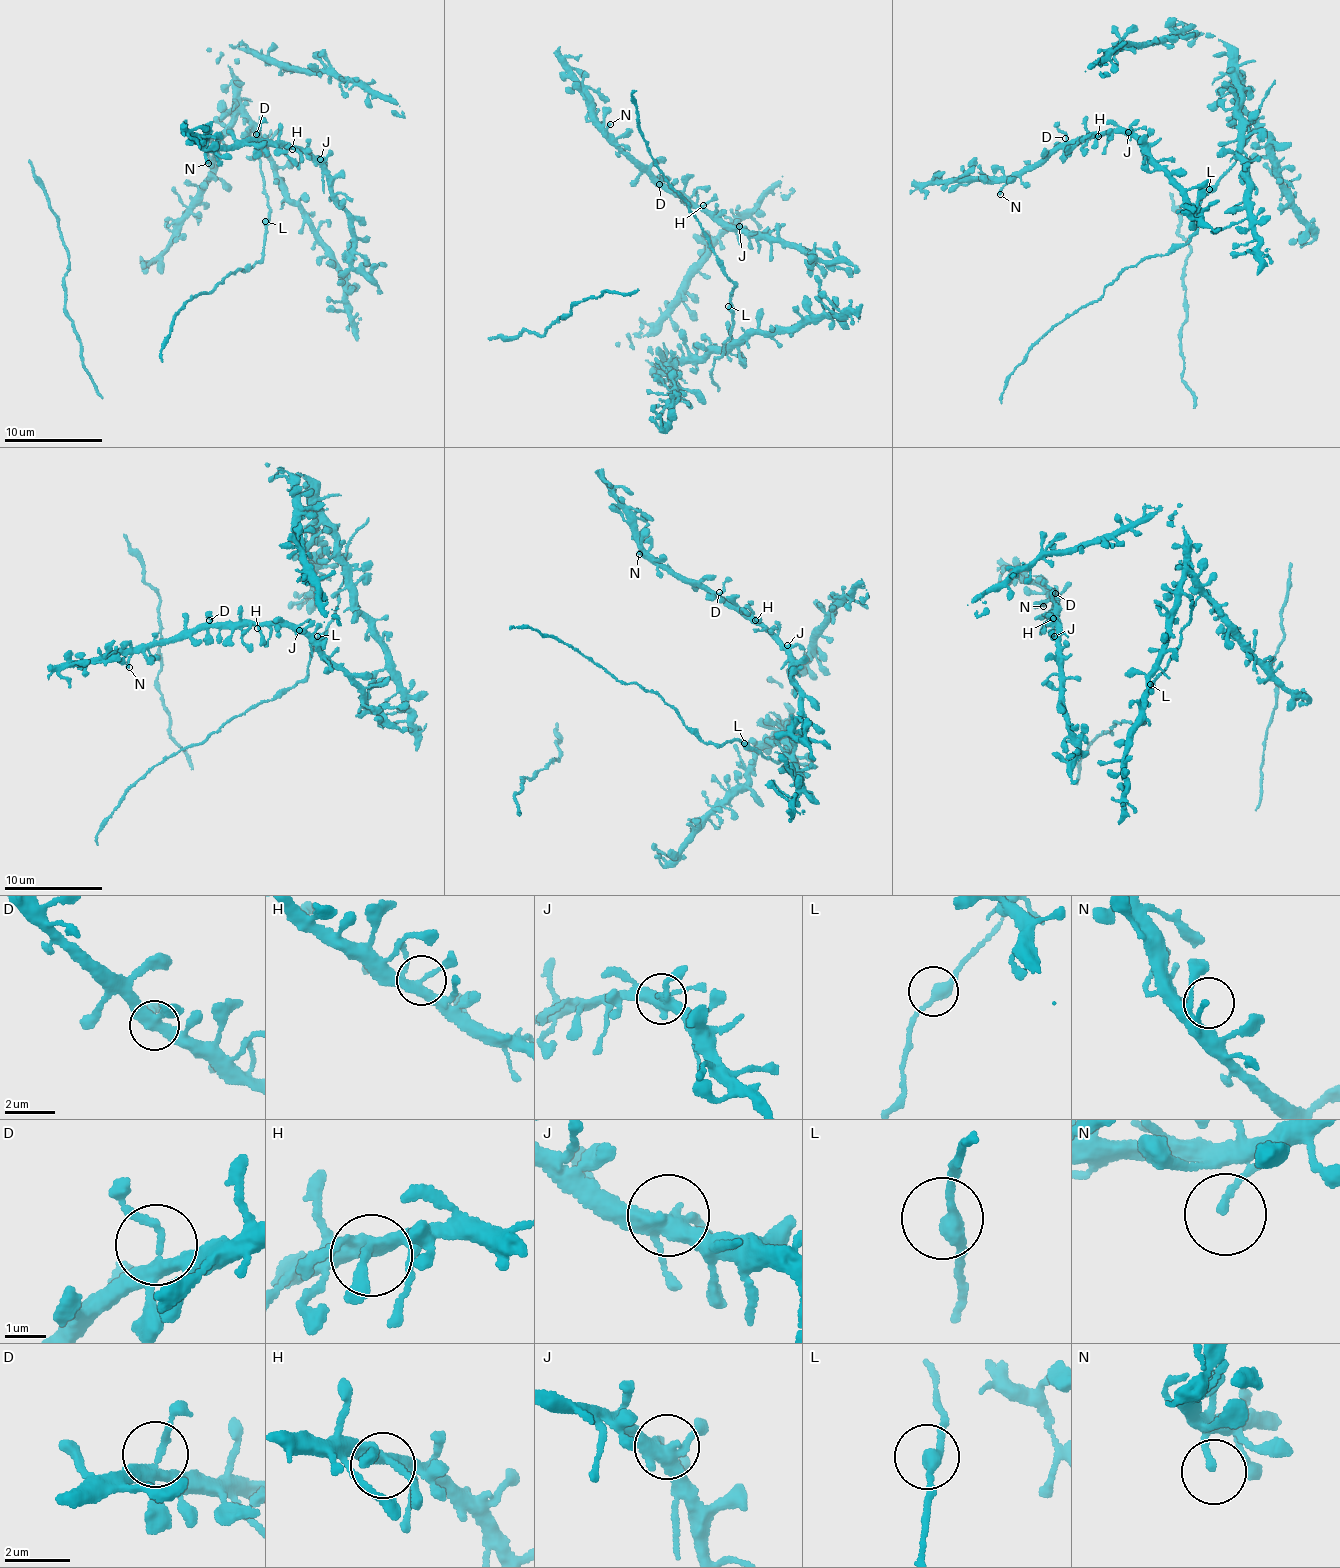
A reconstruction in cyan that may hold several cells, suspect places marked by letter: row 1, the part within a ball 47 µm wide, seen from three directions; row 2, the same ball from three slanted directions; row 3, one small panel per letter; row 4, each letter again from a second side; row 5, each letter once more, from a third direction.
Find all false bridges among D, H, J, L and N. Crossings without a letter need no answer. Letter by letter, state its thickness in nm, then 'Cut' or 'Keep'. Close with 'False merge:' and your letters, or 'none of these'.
D: Thickness 280 nm. Keep
H: Thickness 280 nm. Keep
J: Thickness 380 nm. Keep
L: Thickness 320 nm. Keep
N: Thickness 190 nm. Keep
False merge: none of these

